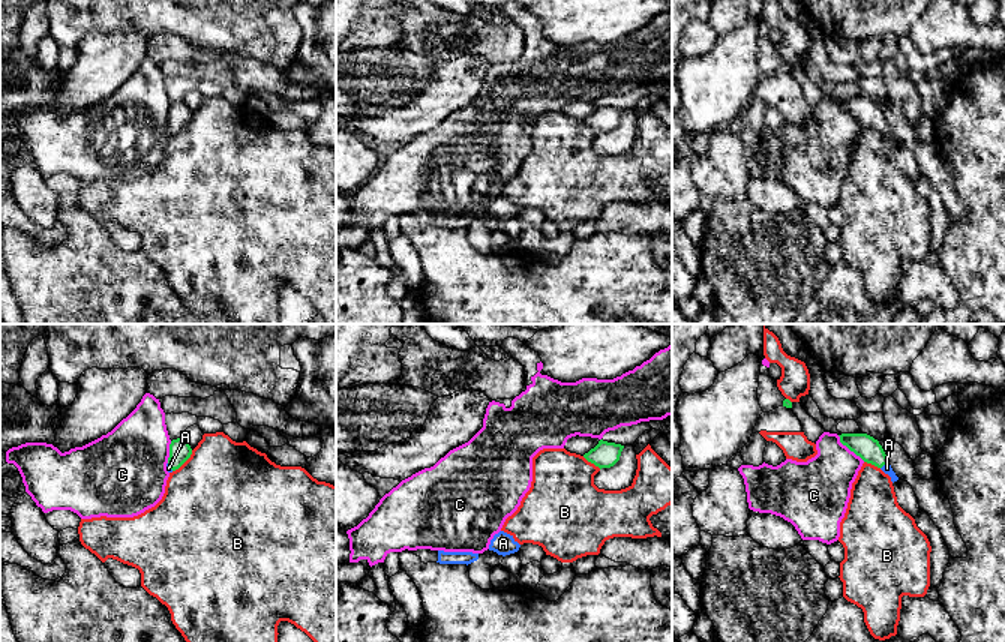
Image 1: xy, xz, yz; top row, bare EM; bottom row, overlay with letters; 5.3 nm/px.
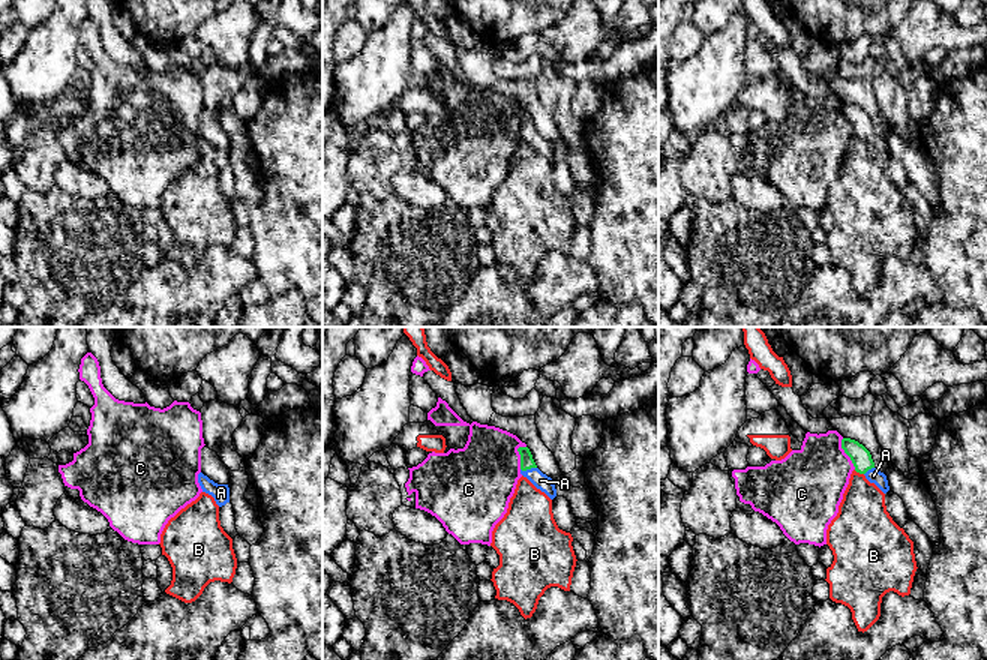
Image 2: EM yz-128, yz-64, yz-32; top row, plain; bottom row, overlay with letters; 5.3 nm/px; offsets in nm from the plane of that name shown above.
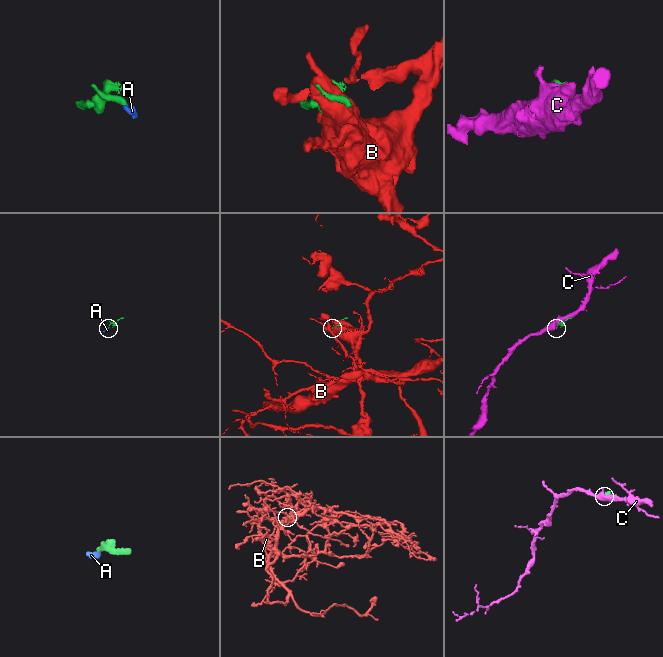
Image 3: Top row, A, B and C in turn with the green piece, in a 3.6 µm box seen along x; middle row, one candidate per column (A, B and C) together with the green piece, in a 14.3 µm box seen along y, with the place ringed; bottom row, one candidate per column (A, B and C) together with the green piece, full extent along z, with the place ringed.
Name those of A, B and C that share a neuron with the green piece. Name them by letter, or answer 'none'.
A

